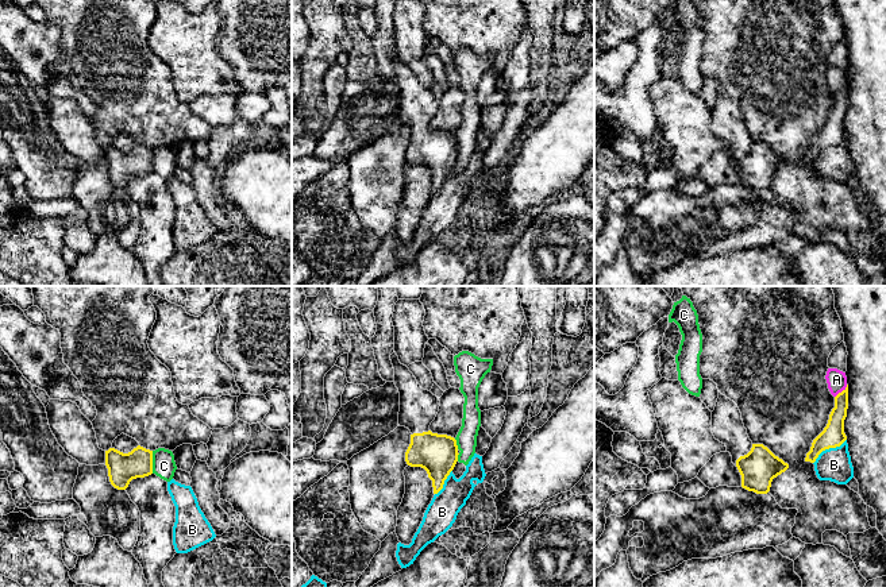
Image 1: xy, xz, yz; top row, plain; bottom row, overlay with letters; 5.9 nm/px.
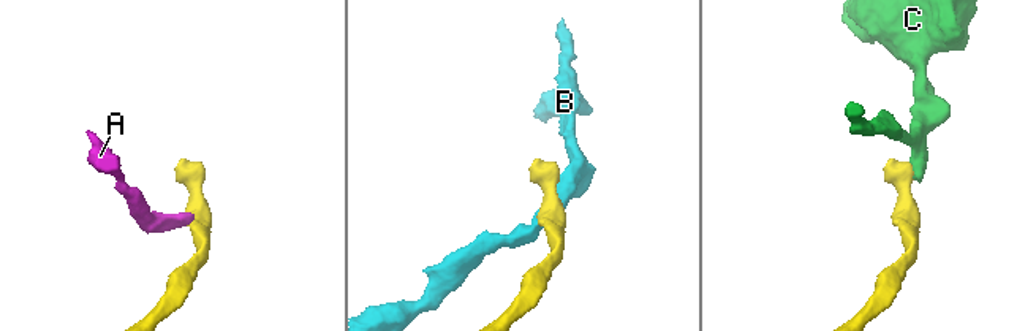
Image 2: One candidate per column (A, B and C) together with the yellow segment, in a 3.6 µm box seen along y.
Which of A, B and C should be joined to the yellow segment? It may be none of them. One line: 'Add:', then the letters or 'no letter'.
Add: no letter

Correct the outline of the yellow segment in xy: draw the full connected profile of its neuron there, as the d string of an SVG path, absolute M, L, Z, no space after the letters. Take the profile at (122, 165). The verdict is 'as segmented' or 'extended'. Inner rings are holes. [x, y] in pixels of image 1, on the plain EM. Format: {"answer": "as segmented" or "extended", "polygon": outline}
{"answer": "as segmented", "polygon": "M140 143L128 151L109 146L105 148L105 163L111 182L118 188L126 188L132 177L153 171L153 148Z"}

